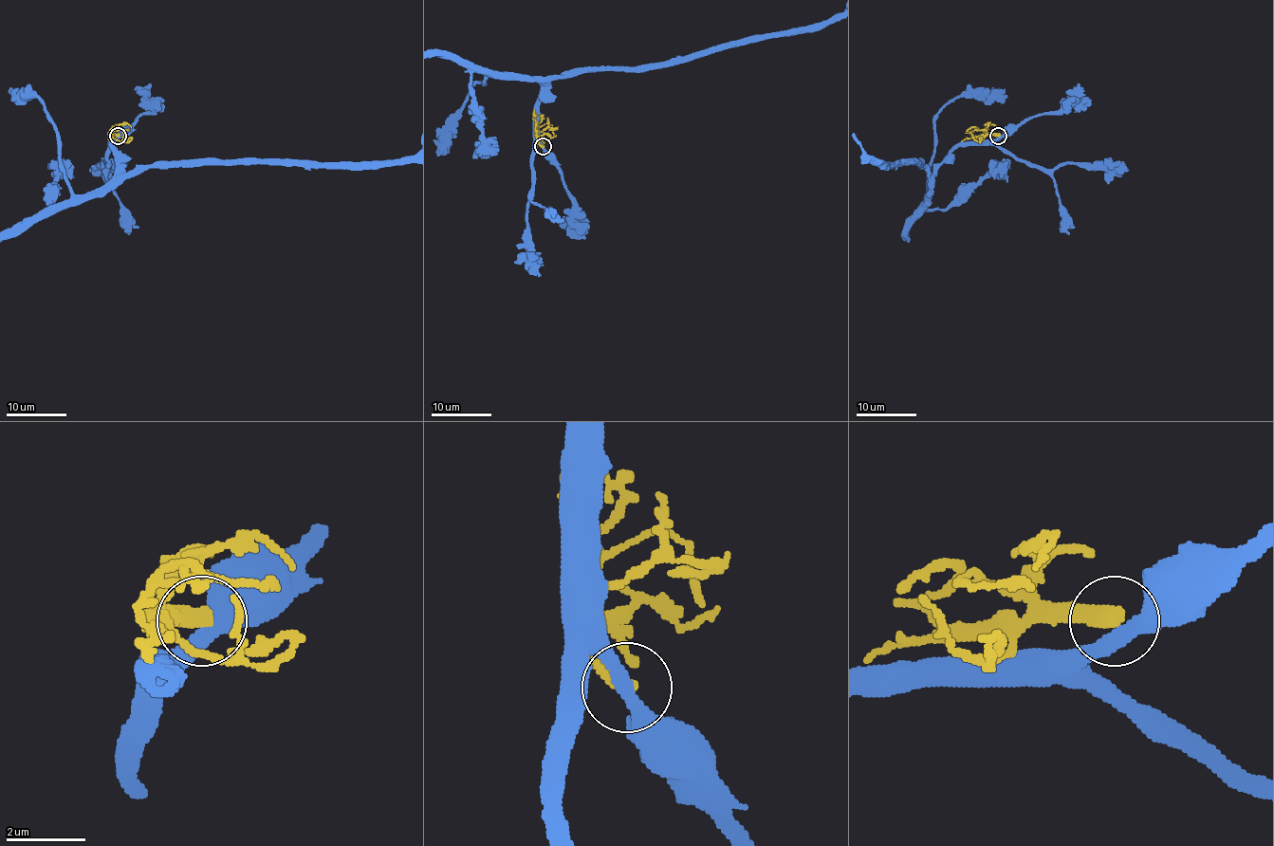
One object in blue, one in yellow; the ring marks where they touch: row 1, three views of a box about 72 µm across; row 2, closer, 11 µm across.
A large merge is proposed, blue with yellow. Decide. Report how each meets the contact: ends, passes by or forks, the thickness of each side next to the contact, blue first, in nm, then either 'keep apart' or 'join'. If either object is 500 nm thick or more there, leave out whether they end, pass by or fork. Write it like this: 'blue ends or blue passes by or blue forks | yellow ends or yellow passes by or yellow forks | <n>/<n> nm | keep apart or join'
blue passes by | yellow ends | 400/440 nm | keep apart

